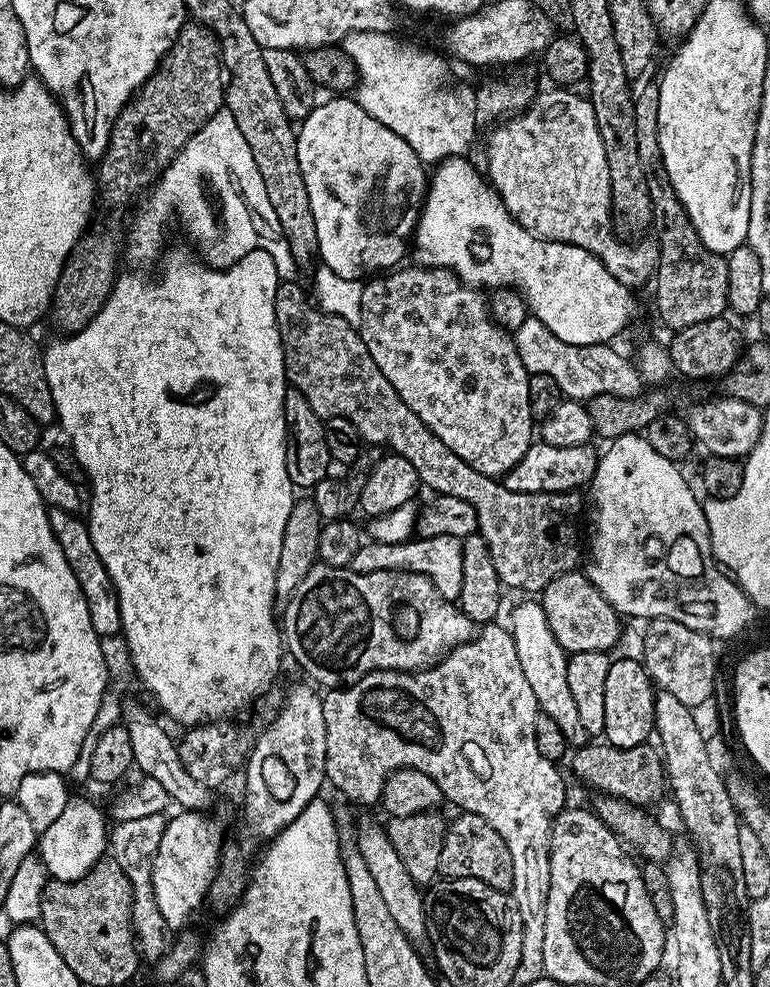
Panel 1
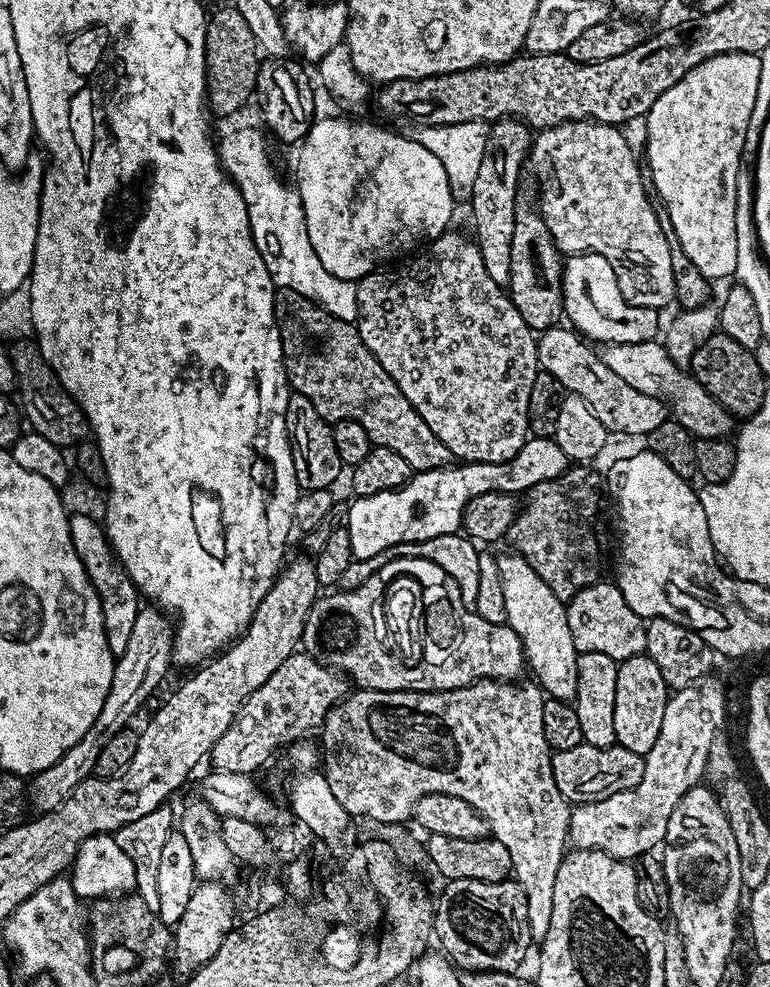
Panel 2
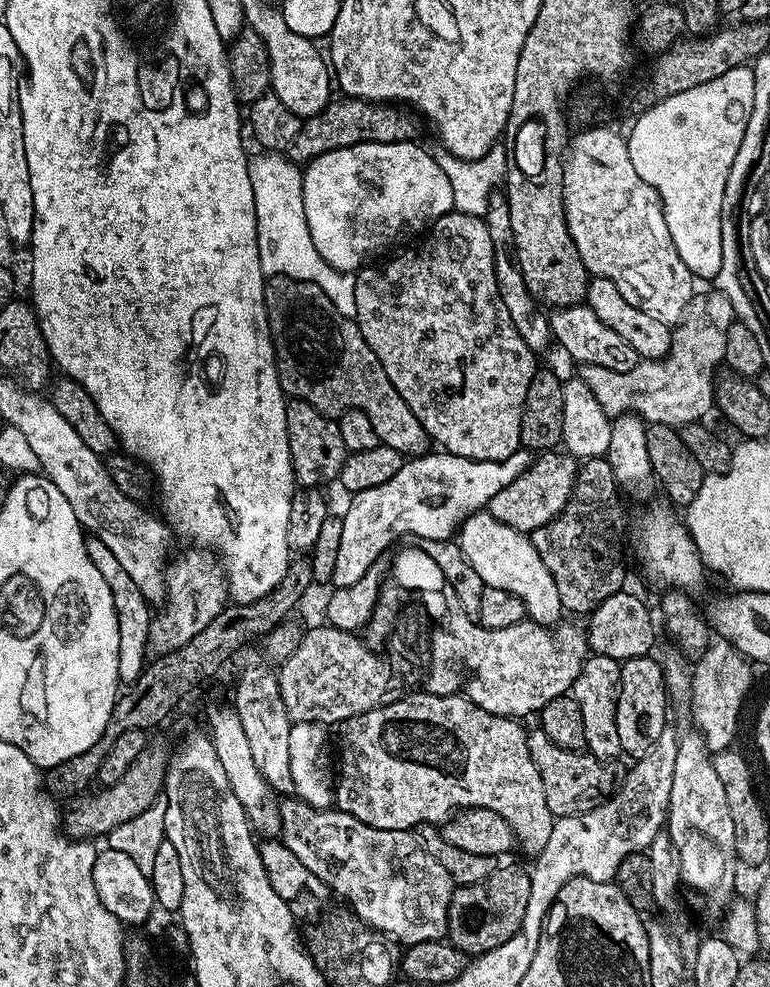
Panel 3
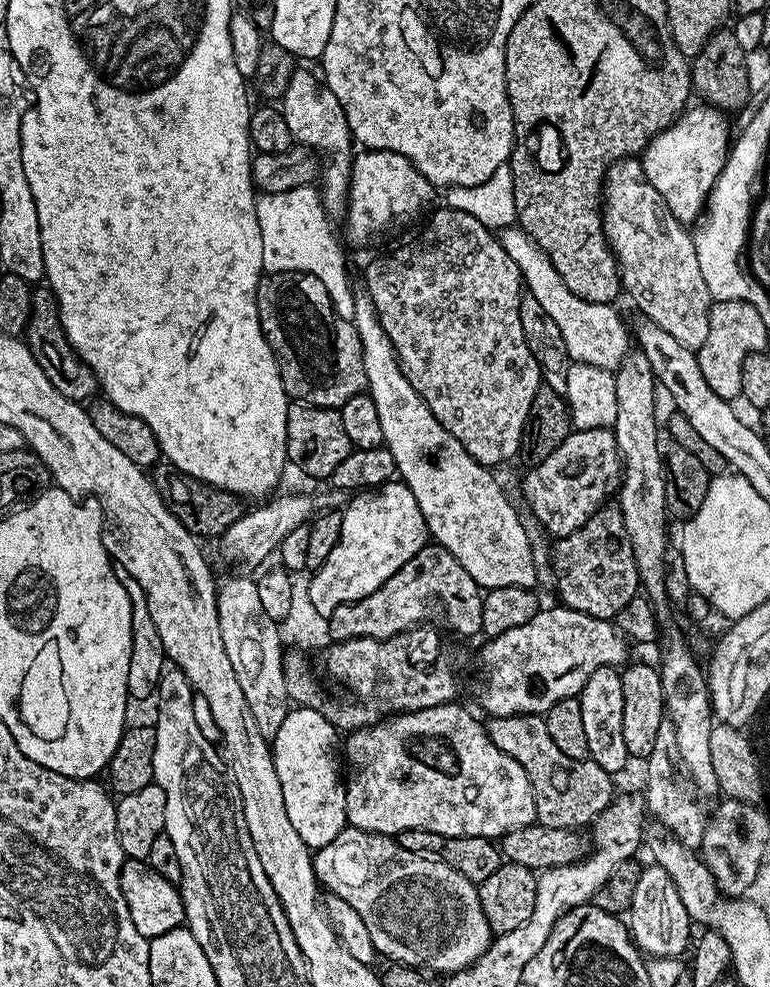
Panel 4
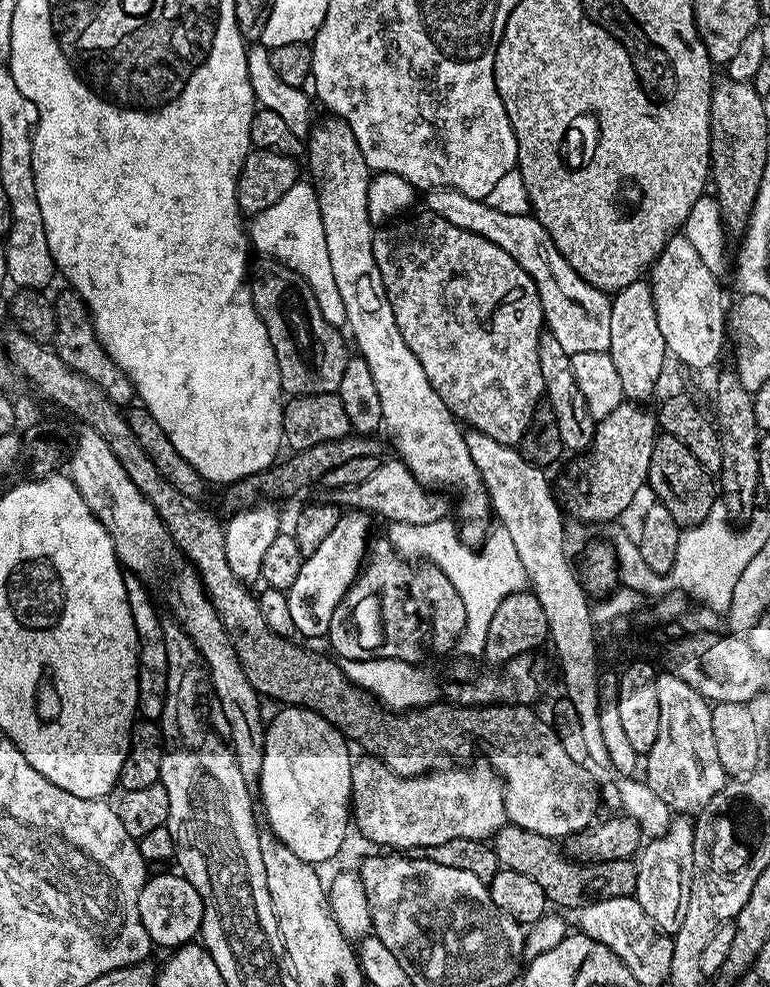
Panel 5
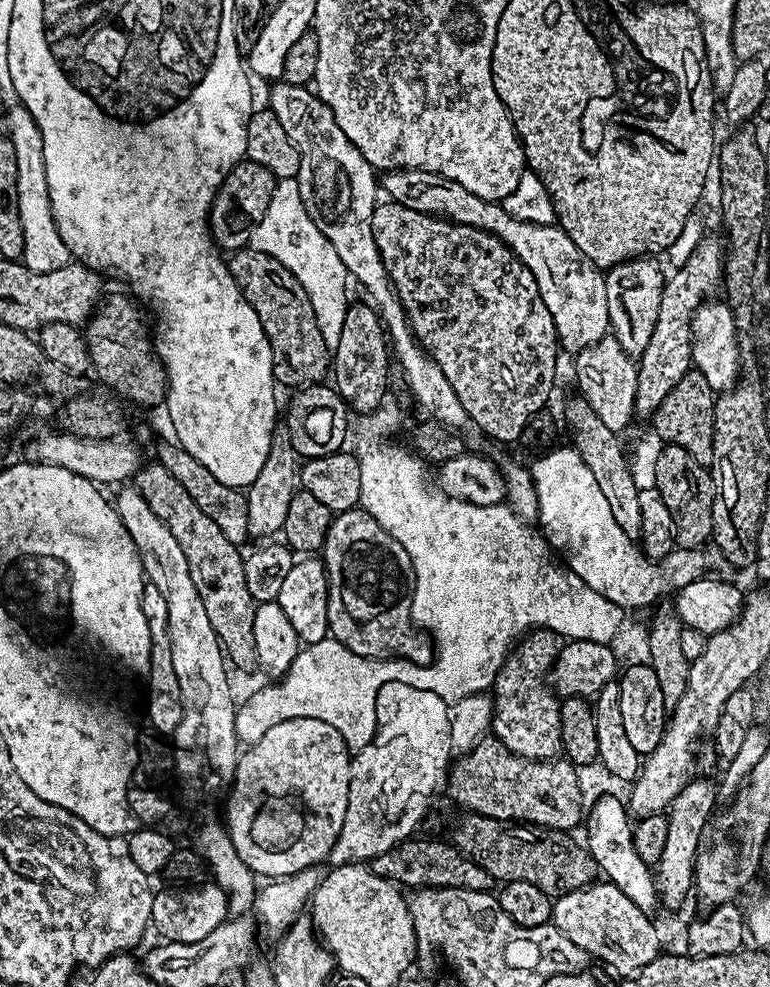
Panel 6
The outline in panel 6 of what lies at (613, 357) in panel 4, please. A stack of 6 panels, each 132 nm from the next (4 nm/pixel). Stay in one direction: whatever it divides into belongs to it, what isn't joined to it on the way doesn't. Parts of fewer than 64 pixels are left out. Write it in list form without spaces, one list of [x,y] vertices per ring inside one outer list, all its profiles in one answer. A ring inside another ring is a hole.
[[[400,168],[385,171],[380,184],[383,195],[385,192],[388,195],[385,197],[393,204],[451,220],[454,224],[480,228],[502,241],[522,261],[526,270],[534,274],[542,302],[546,302],[546,310],[550,310],[550,318],[554,318],[556,339],[563,351],[578,353],[609,335],[605,273],[588,261],[556,224],[531,224],[516,220],[506,214],[503,203],[478,198],[478,194],[470,194],[466,186],[440,173]]]

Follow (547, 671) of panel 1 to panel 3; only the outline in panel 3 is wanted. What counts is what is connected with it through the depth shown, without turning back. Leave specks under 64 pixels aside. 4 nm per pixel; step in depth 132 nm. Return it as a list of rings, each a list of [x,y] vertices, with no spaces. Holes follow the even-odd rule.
[[[481,510],[464,519],[458,529],[458,543],[462,554],[470,566],[474,566],[485,586],[514,594],[524,603],[527,619],[549,626],[561,619],[564,607],[558,586],[554,586],[554,578],[550,578],[550,570],[546,570],[542,554],[538,554],[532,545],[531,535],[514,530],[506,526],[506,522],[498,522],[498,518],[491,516],[488,511]]]

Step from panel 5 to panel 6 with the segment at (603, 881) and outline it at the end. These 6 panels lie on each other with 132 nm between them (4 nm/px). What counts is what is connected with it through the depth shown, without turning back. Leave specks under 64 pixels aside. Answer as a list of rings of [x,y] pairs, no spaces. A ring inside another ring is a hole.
[[[468,812],[453,826],[450,840],[458,851],[478,862],[478,866],[482,866],[482,870],[486,870],[493,881],[530,882],[530,886],[538,886],[538,890],[547,896],[559,898],[568,892],[585,888],[598,876],[595,860],[588,849],[583,843],[575,844],[568,836],[571,835],[564,830],[513,826],[503,820]]]

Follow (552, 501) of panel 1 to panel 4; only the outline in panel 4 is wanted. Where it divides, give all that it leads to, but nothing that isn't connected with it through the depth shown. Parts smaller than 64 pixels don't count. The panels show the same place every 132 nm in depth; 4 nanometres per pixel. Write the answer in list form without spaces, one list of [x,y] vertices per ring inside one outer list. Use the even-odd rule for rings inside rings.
[[[269,272],[261,275],[256,291],[258,318],[266,342],[276,359],[282,386],[293,401],[319,408],[340,409],[350,398],[367,389],[366,366],[362,360],[362,342],[351,320],[337,314],[326,286],[314,274],[305,272]],[[605,503],[574,534],[559,537],[553,544],[556,545],[552,548],[552,568],[556,571],[556,592],[563,607],[615,621],[641,591],[630,534],[626,534],[624,515],[615,503]]]

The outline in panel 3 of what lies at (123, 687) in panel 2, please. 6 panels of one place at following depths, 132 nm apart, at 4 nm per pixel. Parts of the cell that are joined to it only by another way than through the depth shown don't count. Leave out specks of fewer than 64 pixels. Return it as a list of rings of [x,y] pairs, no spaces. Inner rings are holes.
[[[192,546],[181,560],[173,559],[166,570],[164,609],[152,617],[148,647],[156,656],[177,652],[200,630],[210,625],[229,603],[228,574],[221,557],[211,547]]]

